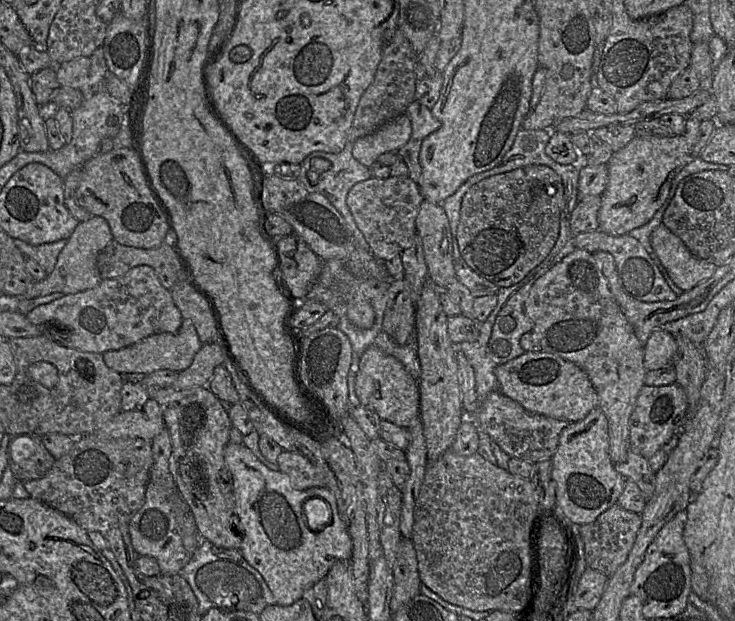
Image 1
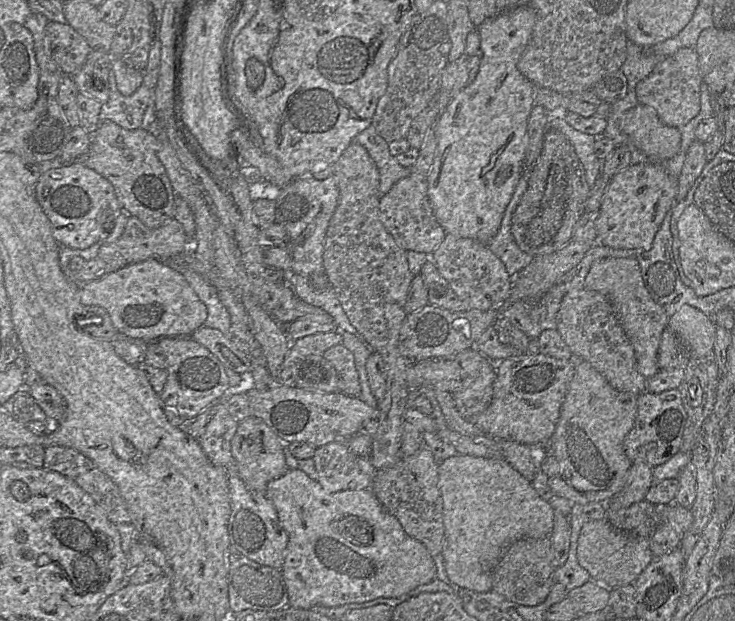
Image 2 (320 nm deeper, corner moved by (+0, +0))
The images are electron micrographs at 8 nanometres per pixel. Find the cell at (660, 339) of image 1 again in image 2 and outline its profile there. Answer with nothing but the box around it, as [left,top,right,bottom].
[667,304,716,358]

